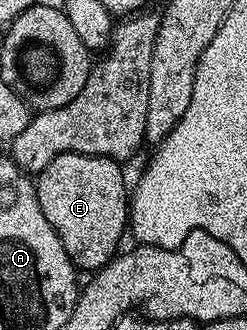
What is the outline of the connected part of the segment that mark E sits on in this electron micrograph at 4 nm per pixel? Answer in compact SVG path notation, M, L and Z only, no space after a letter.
M63 154L35 175L38 204L42 204L42 216L50 220L50 228L58 232L62 248L70 256L77 271L101 270L116 257L121 249L120 241L129 229L128 208L130 186L124 183L121 163L113 158L99 158L89 154Z

